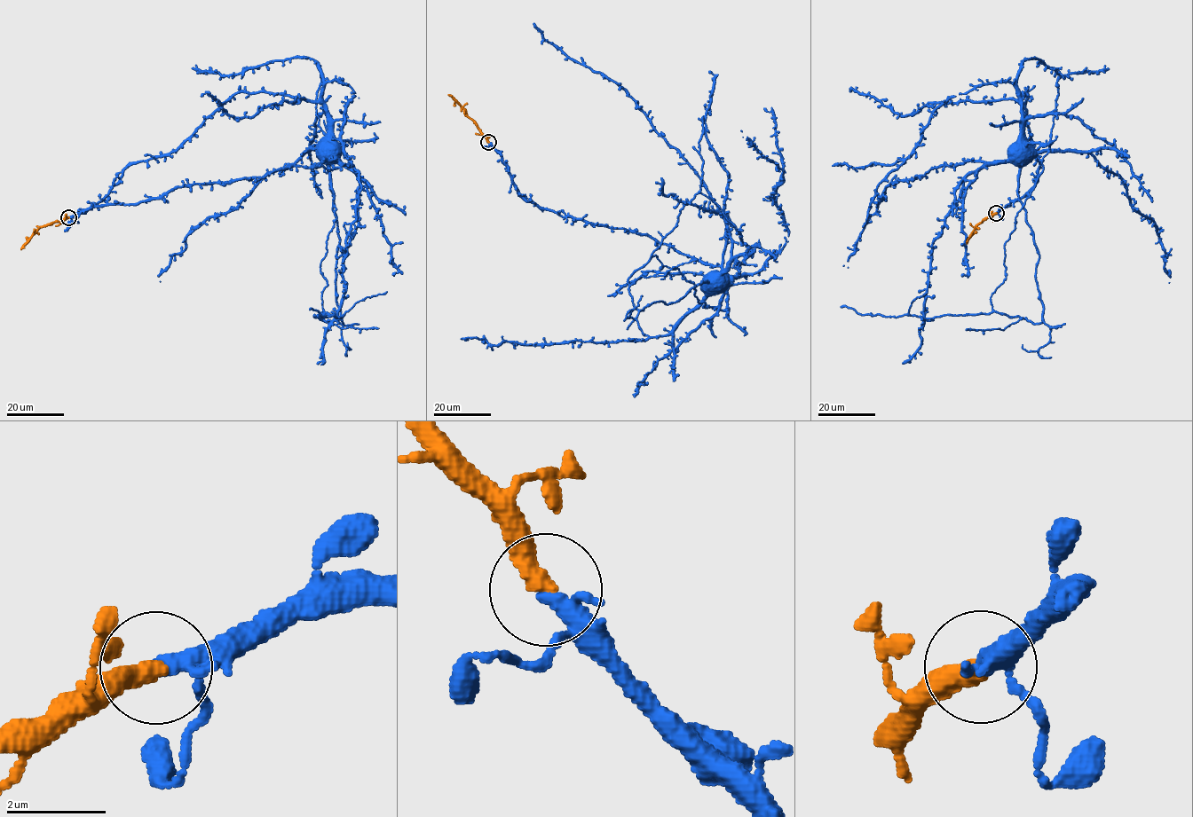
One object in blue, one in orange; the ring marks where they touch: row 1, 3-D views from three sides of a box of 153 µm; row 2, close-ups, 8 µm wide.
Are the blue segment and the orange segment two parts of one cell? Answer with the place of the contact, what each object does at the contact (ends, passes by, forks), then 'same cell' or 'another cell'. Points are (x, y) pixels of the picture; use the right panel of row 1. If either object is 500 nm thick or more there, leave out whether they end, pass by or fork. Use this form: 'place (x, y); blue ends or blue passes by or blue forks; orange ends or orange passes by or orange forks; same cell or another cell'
place (996, 213); blue forks; orange ends; same cell

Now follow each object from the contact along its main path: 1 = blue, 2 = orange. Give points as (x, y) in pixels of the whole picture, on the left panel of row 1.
1: (68, 217), (102, 200), (129, 165), (169, 155), (235, 94), (324, 106), (337, 161), (89, 208), (64, 231)
2: (68, 217), (39, 228), (21, 249)

